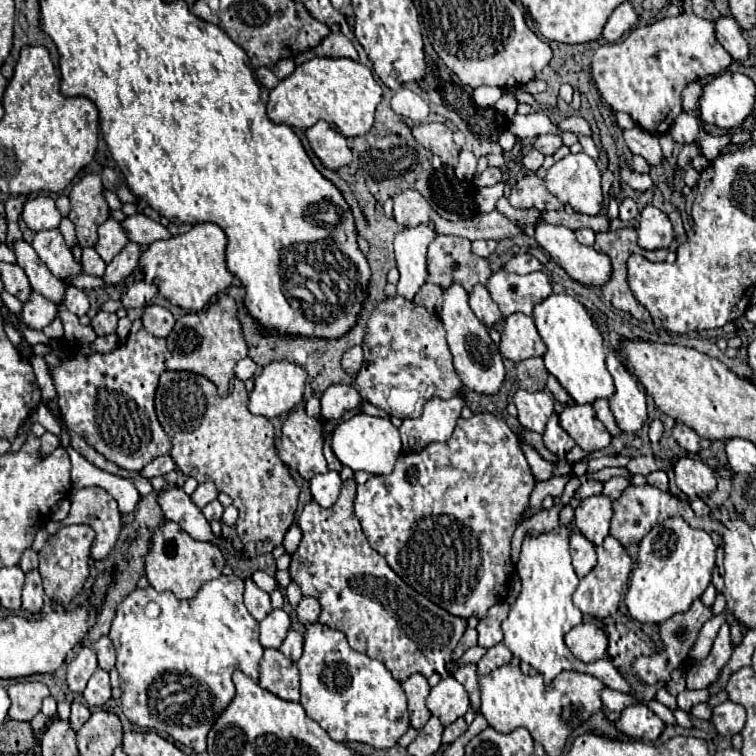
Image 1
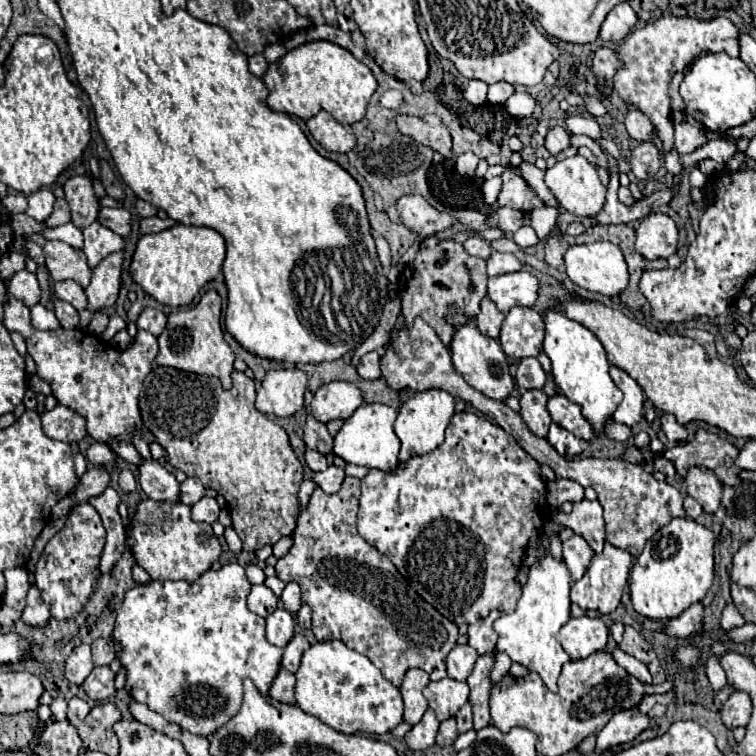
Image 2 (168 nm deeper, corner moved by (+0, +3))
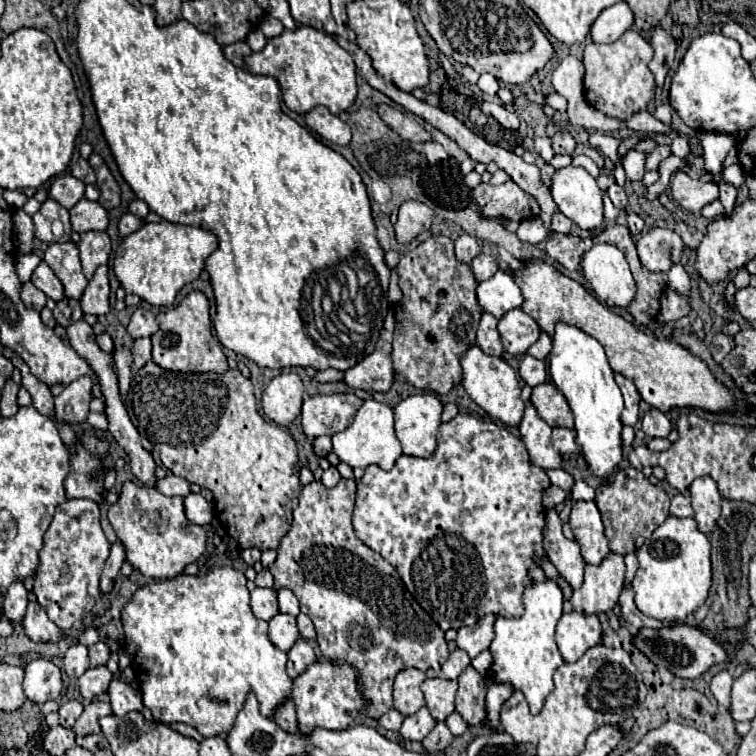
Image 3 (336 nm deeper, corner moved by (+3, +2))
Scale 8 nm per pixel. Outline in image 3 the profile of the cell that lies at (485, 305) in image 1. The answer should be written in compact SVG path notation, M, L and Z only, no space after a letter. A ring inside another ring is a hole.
M482 313L482 319L480 319L480 325L478 325L476 343L480 345L480 349L484 353L500 357L504 349L502 349L502 341L500 341L496 325L498 325L498 319L492 313Z

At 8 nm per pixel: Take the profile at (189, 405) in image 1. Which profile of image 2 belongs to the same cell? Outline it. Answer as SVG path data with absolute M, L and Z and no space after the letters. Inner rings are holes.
M155 366L143 382L139 410L143 416L143 426L167 450L169 464L183 470L187 476L197 476L205 488L213 488L225 498L233 520L233 530L243 540L243 550L253 552L261 546L273 546L277 540L291 536L299 516L297 492L303 480L303 466L289 444L287 432L255 408L255 384L251 378L239 370L233 370L233 386L231 390L223 390L219 378Z

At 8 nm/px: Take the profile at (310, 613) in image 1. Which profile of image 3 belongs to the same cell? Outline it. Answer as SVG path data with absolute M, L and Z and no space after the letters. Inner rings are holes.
M300 613L296 619L298 619L300 637L304 637L304 639L314 639L314 637L316 637L316 631L314 631L314 625L312 625L310 617L308 617L308 615L304 615L304 613Z

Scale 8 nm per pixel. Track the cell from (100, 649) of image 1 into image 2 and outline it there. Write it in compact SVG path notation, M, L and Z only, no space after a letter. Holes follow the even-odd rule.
M97 638L97 640L91 644L91 650L93 650L93 664L95 664L95 666L111 664L111 660L115 658L115 650L111 648L111 642L105 640L105 638Z

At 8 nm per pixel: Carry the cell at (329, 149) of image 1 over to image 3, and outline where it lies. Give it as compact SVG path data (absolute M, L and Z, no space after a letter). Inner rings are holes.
M314 107L308 115L306 115L306 125L318 133L322 139L334 143L334 145L348 145L352 139L352 131L350 127L340 121L340 117L332 115L326 107Z

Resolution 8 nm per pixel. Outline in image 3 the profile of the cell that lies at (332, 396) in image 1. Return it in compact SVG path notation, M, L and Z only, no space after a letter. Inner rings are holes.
M332 393L306 397L302 405L302 427L310 439L344 431L360 409L360 399L354 393Z

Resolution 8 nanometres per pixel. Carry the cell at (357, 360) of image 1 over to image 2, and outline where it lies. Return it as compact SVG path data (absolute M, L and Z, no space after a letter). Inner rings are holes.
M373 350L373 352L367 352L367 354L361 358L359 366L357 366L359 376L361 376L363 380L379 380L379 378L381 378L379 360L381 360L379 352L375 352L375 350Z

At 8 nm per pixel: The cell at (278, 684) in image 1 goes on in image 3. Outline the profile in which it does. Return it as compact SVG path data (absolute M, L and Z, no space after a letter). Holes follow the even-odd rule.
M286 699L282 705L278 705L276 713L274 713L274 721L284 729L294 733L298 729L298 721L296 721L296 711L294 711L294 701Z

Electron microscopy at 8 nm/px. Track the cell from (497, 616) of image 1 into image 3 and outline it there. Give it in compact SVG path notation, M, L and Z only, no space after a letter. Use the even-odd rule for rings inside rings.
M486 615L482 617L476 625L470 625L470 627L460 627L458 629L458 647L464 649L472 659L486 651L492 643L492 637L494 637L494 621L496 621L496 615Z

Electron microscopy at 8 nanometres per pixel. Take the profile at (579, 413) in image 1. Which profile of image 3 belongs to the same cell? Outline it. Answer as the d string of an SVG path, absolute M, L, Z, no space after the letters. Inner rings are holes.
M544 383L544 385L538 385L536 389L532 389L530 401L536 407L538 415L550 427L558 425L558 427L574 429L574 417L568 407L568 401L552 383Z

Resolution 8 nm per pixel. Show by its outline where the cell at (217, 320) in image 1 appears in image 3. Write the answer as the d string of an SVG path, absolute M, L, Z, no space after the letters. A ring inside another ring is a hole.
M192 291L176 307L158 313L156 321L160 325L160 331L152 335L152 359L156 365L168 371L186 371L186 373L228 371L228 363L222 353L220 341L212 335L210 303L202 291Z

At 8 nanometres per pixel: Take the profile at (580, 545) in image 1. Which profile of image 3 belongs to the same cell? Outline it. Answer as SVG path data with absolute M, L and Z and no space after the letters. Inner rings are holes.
M548 511L546 529L544 529L544 551L548 559L556 565L556 569L564 575L564 579L578 589L582 585L584 575L584 559L580 555L580 545L562 535L562 523L556 519L556 511Z

